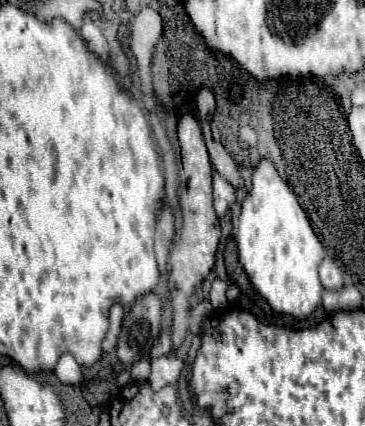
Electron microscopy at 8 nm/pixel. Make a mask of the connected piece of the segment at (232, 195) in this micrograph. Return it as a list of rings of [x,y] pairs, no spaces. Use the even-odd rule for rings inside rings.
[[[214,171],[214,209],[218,217],[224,217],[234,203],[236,203],[236,189]]]

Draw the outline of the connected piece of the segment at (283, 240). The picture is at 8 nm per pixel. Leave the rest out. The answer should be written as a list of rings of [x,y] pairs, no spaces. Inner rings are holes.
[[[262,159],[254,169],[252,189],[242,203],[236,229],[236,247],[238,261],[250,283],[276,313],[292,315],[294,319],[306,319],[314,313],[324,291],[318,279],[318,265],[324,259],[324,249],[296,195],[280,179],[276,167],[268,159]]]

